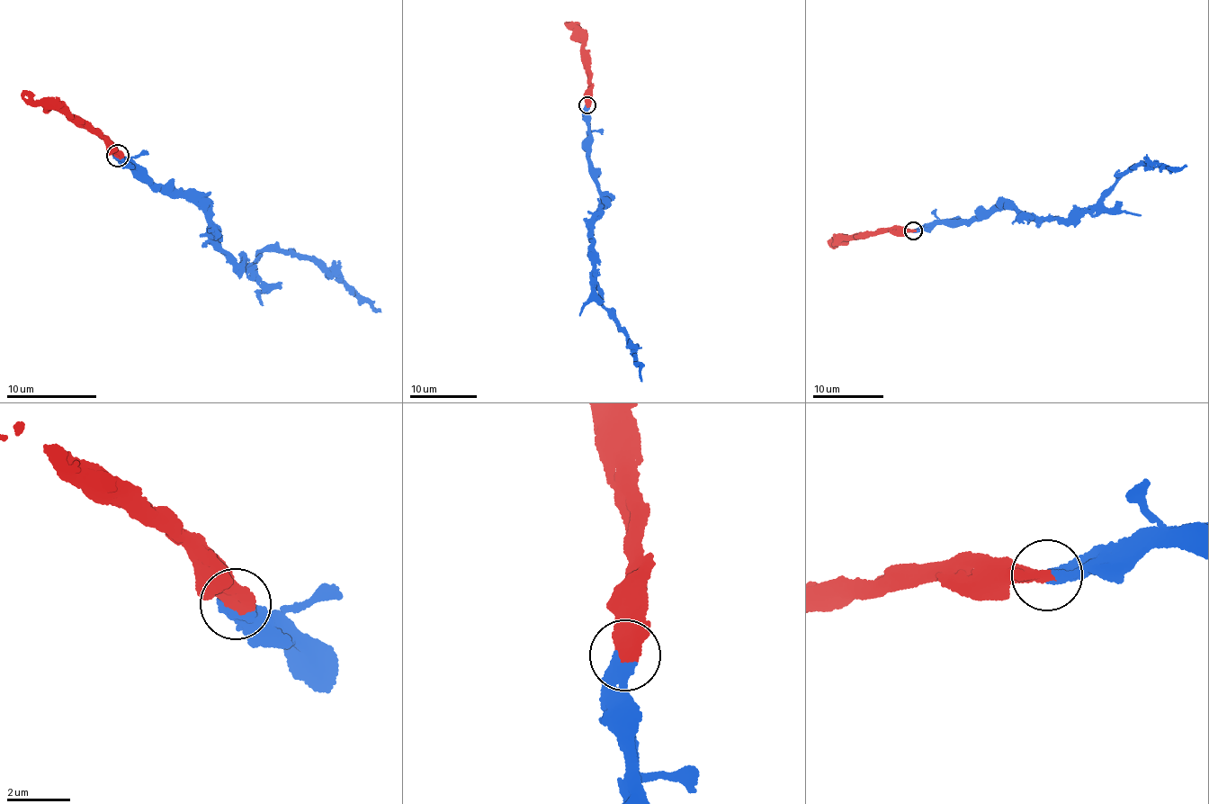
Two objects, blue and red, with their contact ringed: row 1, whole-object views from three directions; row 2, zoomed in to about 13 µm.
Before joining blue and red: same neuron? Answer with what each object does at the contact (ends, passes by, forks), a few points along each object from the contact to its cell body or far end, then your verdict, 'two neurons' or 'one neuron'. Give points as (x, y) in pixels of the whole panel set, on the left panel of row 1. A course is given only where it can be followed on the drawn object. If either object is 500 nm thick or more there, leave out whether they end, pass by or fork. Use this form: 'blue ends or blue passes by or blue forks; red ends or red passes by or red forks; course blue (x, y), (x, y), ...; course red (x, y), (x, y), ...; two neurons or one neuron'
course blue (118, 157), (165, 192), (207, 214), (215, 239), (243, 269), (252, 267), (263, 252), (308, 259), (380, 312); course red (118, 157), (81, 120), (65, 111), (44, 108), (22, 89); one neuron

